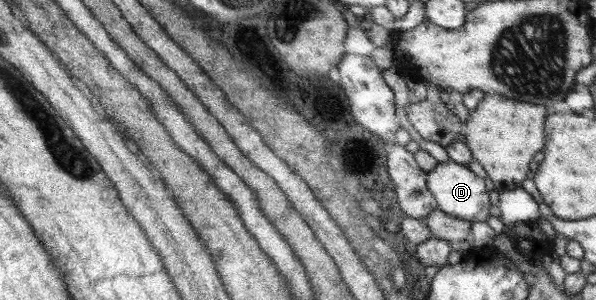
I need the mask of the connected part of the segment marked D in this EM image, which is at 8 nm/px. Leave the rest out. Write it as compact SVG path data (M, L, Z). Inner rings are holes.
M453 161L437 163L429 172L426 172L426 187L429 194L434 196L437 209L449 216L472 223L485 222L489 218L489 202L483 180L475 176L465 165Z

